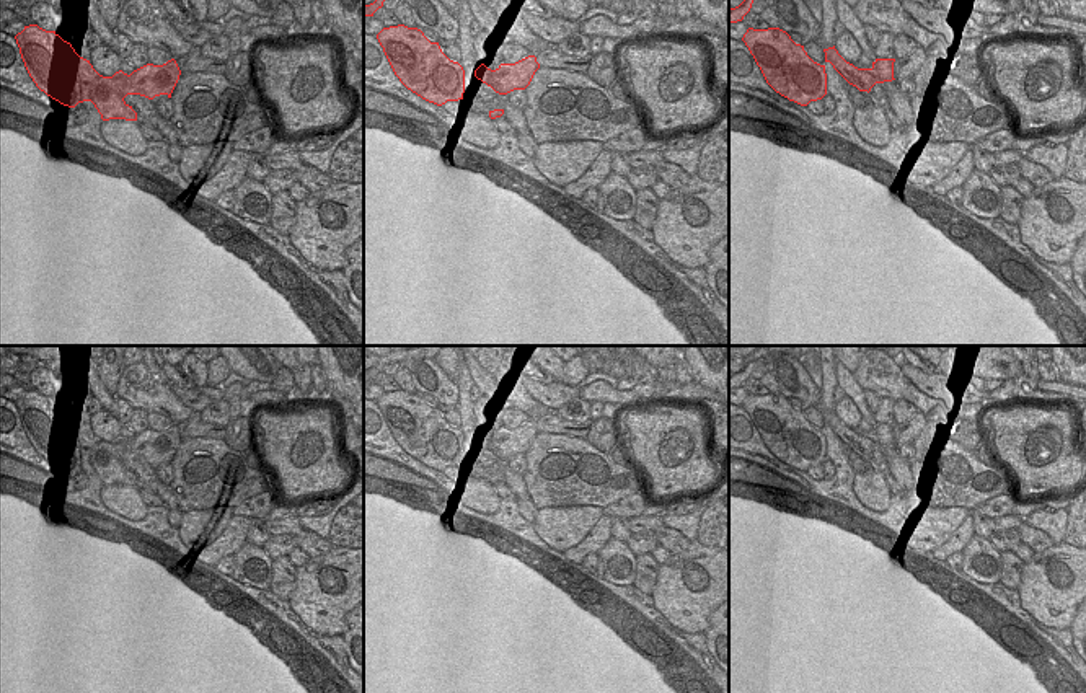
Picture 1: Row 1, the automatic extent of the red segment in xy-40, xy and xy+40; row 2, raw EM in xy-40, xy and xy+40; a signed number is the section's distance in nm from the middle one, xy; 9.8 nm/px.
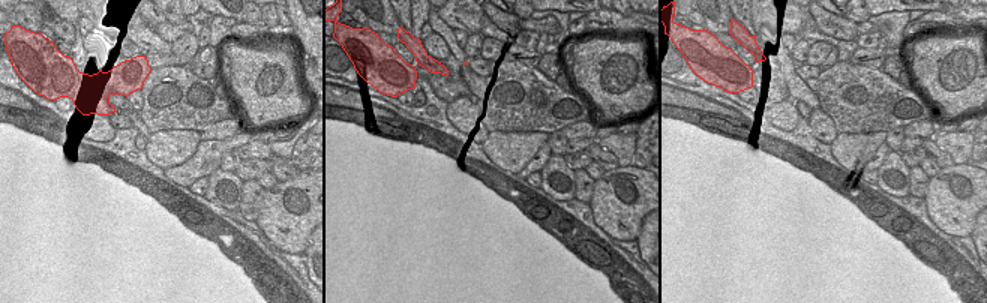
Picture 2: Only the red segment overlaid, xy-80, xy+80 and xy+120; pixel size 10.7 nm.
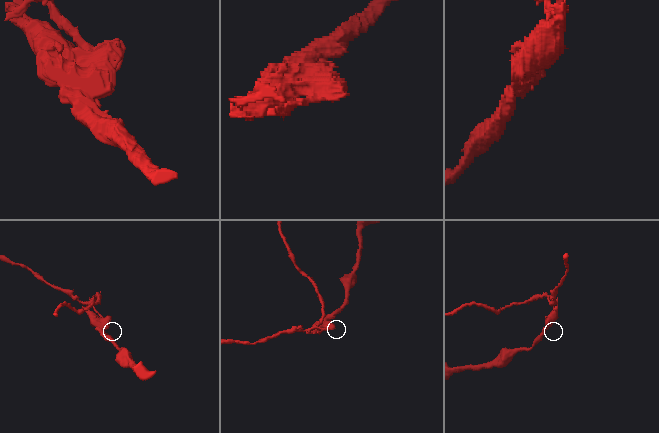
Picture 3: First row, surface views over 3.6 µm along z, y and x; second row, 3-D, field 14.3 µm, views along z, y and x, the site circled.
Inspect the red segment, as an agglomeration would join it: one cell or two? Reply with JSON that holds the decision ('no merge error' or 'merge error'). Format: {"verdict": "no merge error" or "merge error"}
{"verdict": "merge error"}

